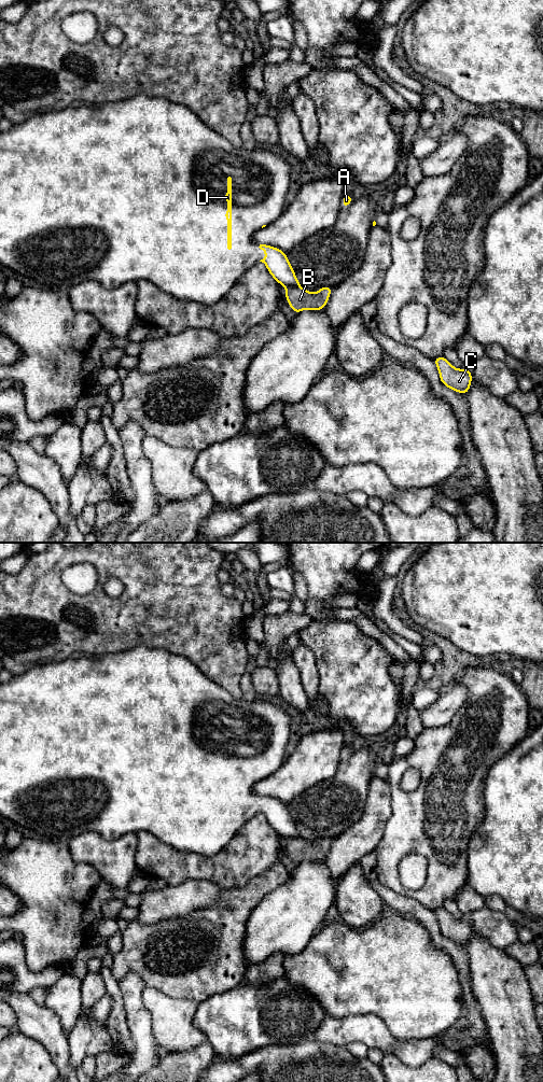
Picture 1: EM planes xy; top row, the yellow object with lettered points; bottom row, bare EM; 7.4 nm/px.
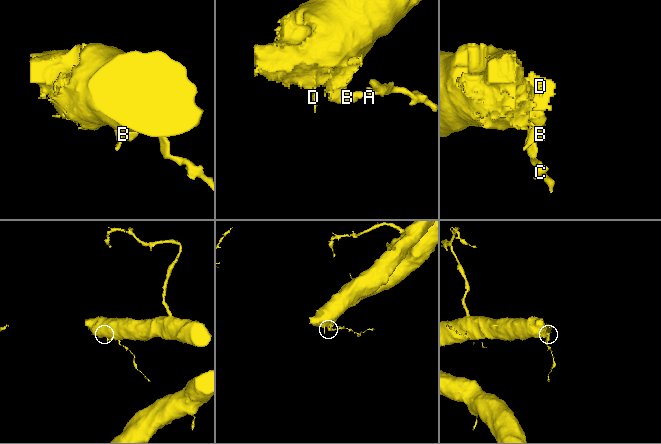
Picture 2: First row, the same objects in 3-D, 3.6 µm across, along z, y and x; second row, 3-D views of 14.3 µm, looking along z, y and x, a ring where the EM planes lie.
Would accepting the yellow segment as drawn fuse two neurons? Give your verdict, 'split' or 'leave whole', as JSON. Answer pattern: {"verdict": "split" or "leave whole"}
{"verdict": "split"}

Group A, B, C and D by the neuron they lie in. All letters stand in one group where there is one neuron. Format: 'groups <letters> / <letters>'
groups A B C / D

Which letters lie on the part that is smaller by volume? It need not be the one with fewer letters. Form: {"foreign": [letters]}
{"foreign": ["A", "B", "C"]}

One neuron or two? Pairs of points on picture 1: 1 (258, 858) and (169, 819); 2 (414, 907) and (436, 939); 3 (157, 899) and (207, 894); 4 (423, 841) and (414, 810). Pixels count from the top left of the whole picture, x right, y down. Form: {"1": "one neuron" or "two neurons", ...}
{"1": "two neurons", "2": "one neuron", "3": "one neuron", "4": "one neuron"}

